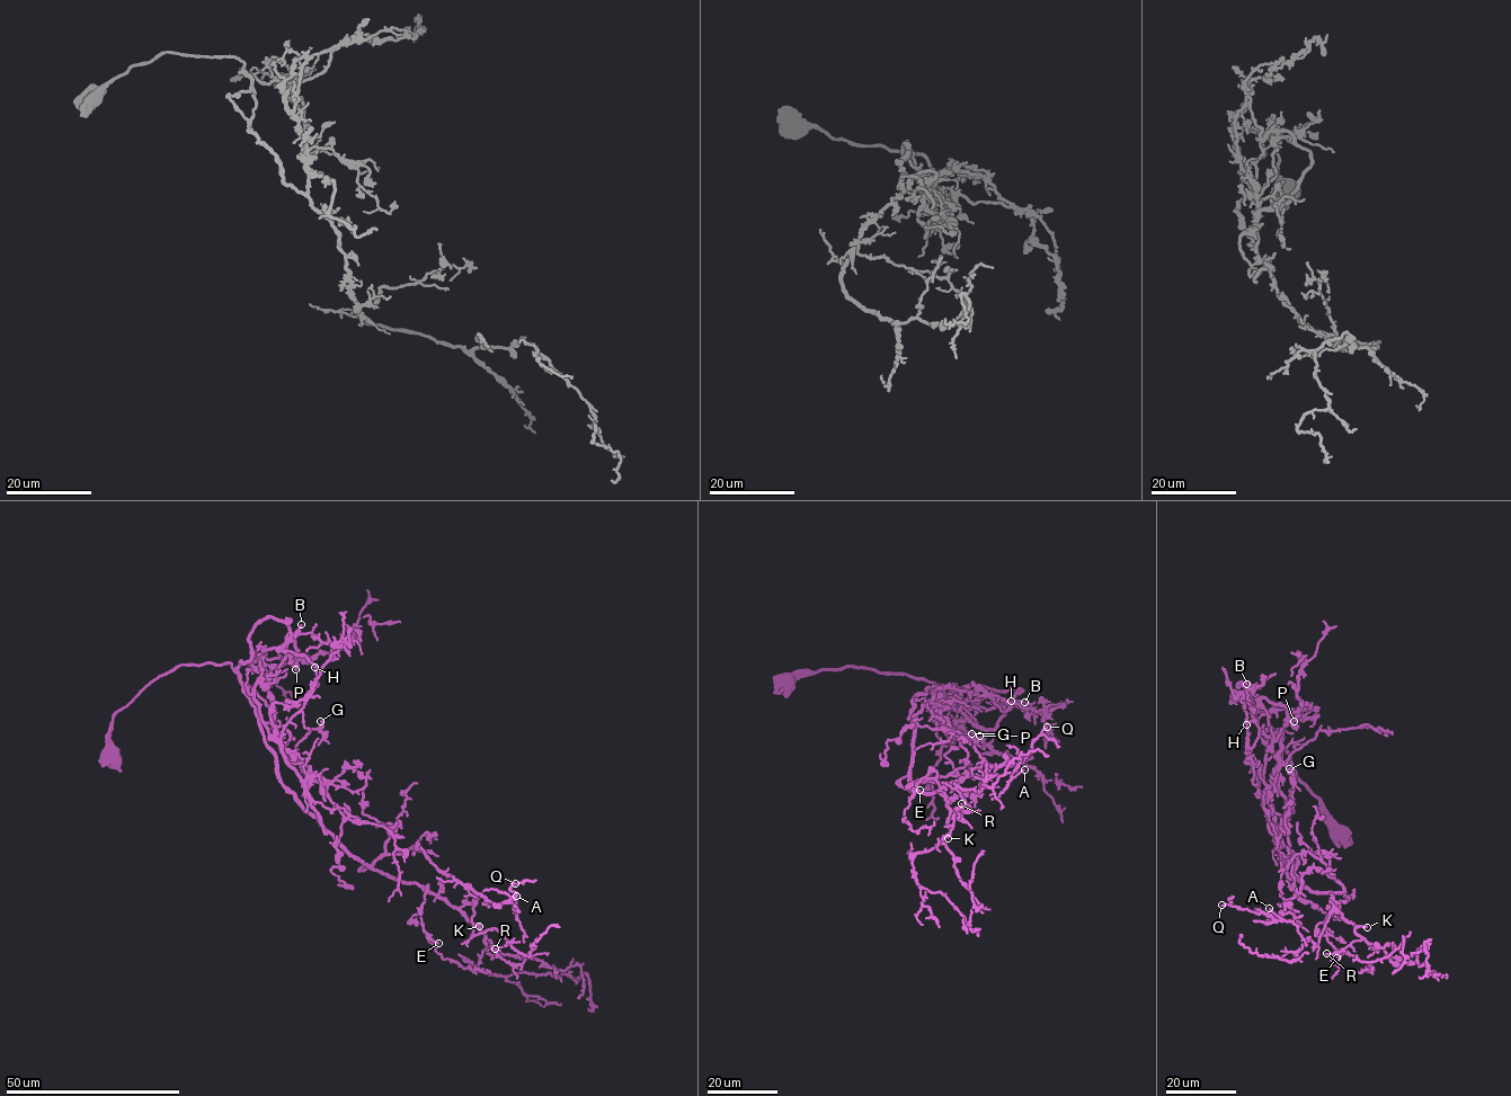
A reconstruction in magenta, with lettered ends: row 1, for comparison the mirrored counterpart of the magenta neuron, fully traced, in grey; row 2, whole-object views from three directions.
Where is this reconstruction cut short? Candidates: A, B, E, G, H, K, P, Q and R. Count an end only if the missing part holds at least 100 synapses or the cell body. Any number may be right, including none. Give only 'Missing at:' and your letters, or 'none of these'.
Missing at: K

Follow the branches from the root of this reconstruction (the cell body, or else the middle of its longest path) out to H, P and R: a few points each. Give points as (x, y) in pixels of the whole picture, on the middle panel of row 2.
H: (785, 684), (865, 667), (924, 678), (969, 707), (1011, 701)
P: (785, 684), (845, 666), (924, 678), (939, 698), (944, 687), (961, 696), (957, 722), (979, 736)
R: (785, 684), (845, 666), (936, 684), (940, 700), (912, 700), (910, 780), (943, 792), (949, 836), (961, 803)

